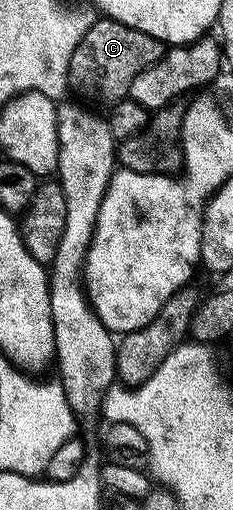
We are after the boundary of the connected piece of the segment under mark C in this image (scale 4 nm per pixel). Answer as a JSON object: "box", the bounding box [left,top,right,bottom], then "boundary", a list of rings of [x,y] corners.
{"box":[66,16,164,104],"boundary":[[[105,16],[99,17],[84,32],[72,60],[68,64],[66,80],[71,91],[75,90],[82,98],[90,102],[113,104],[129,95],[132,80],[140,76],[152,64],[159,61],[164,53],[164,43],[140,32],[128,28],[126,22],[117,22]]]}

